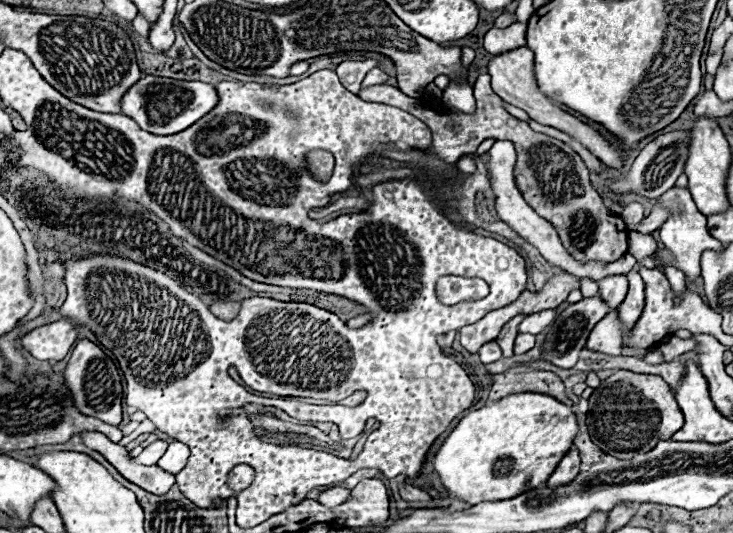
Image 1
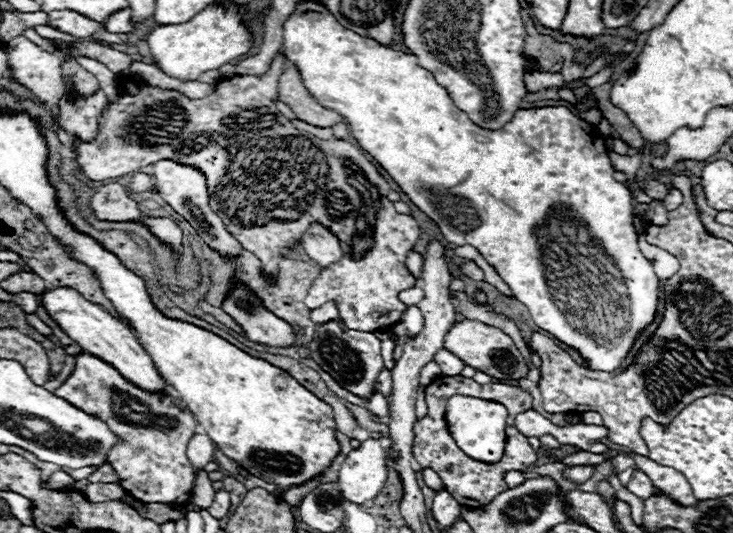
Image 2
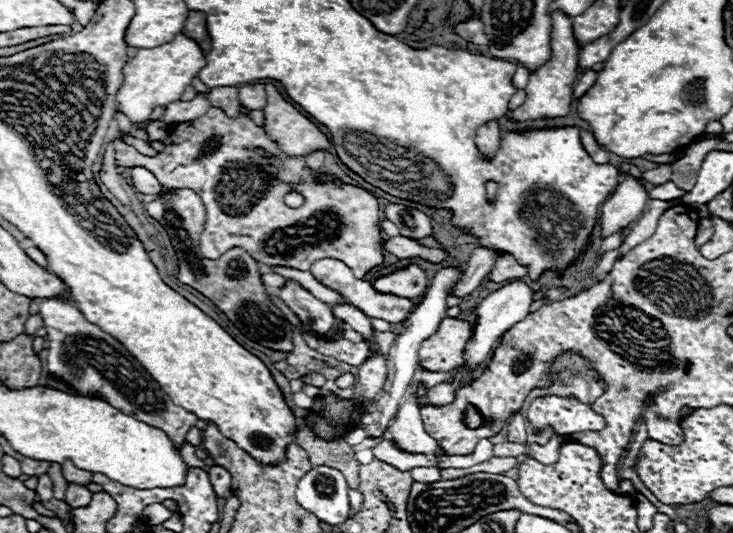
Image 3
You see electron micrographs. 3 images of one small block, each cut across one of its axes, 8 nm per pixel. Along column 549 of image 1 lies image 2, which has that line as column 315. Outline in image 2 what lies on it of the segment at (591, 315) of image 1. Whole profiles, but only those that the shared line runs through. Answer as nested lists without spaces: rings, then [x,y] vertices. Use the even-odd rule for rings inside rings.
[[[328,322],[324,326],[316,326],[314,340],[310,344],[310,358],[322,366],[340,386],[344,386],[348,392],[370,400],[376,388],[376,378],[380,370],[384,368],[382,352],[380,352],[380,340],[370,332],[358,332],[358,330],[340,330],[336,322]]]

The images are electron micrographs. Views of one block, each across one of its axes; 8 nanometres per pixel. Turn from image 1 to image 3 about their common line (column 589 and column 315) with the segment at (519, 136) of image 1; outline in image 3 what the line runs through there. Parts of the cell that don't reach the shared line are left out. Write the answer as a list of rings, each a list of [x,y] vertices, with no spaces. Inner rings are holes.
[[[242,106],[244,116],[230,118],[224,114],[222,108],[210,108],[198,120],[188,120],[180,124],[172,124],[168,130],[166,140],[162,138],[164,150],[156,156],[144,156],[136,148],[124,144],[120,138],[114,140],[116,144],[116,164],[124,168],[144,166],[150,168],[168,188],[192,188],[198,192],[206,206],[206,228],[202,232],[200,248],[202,254],[210,260],[222,256],[222,252],[240,246],[256,262],[266,266],[284,266],[296,270],[310,270],[310,266],[320,258],[336,258],[348,264],[354,270],[356,278],[364,278],[374,266],[384,264],[384,248],[382,248],[382,230],[380,230],[380,206],[378,200],[352,184],[342,182],[322,182],[316,178],[316,172],[310,170],[304,158],[282,156],[284,152],[272,142],[266,132],[256,126],[246,114],[248,108]],[[256,148],[264,148],[266,154],[258,154]],[[296,190],[298,194],[306,196],[306,202],[300,208],[290,208],[284,204],[284,196]]]

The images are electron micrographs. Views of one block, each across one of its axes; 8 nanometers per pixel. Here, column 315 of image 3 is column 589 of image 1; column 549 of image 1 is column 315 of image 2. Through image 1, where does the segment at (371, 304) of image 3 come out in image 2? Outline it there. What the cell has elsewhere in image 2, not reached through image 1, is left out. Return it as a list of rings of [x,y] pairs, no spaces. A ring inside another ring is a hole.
[[[310,224],[308,230],[302,234],[302,242],[308,258],[322,268],[328,268],[342,258],[340,240],[324,224]]]

